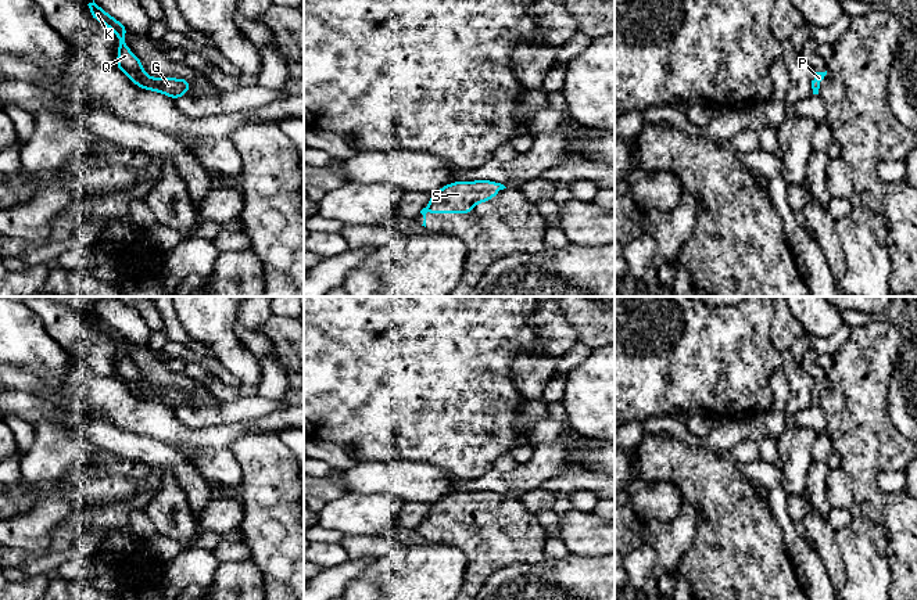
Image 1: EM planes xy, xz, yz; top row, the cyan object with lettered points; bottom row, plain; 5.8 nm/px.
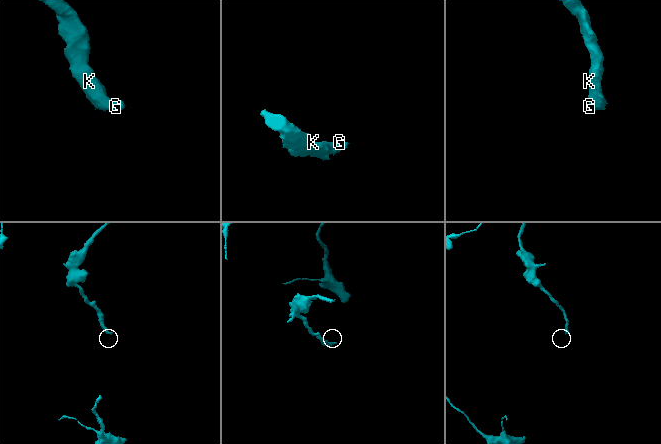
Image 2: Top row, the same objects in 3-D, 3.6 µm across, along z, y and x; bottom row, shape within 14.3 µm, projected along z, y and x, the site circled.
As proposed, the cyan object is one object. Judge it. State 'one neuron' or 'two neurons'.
one neuron

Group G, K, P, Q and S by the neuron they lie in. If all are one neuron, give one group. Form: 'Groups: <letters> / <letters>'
Groups: G K P Q S

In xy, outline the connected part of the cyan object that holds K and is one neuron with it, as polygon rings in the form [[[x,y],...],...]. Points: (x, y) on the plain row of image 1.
[[[94,310],[87,316],[90,319],[90,327],[108,337],[119,348],[117,377],[136,396],[144,400],[160,402],[165,406],[169,406],[172,410],[178,410],[180,406],[187,405],[191,391],[175,389],[171,387],[165,387],[162,389],[147,387],[142,371],[125,355],[125,346],[128,342],[126,337],[107,324],[94,313]]]

